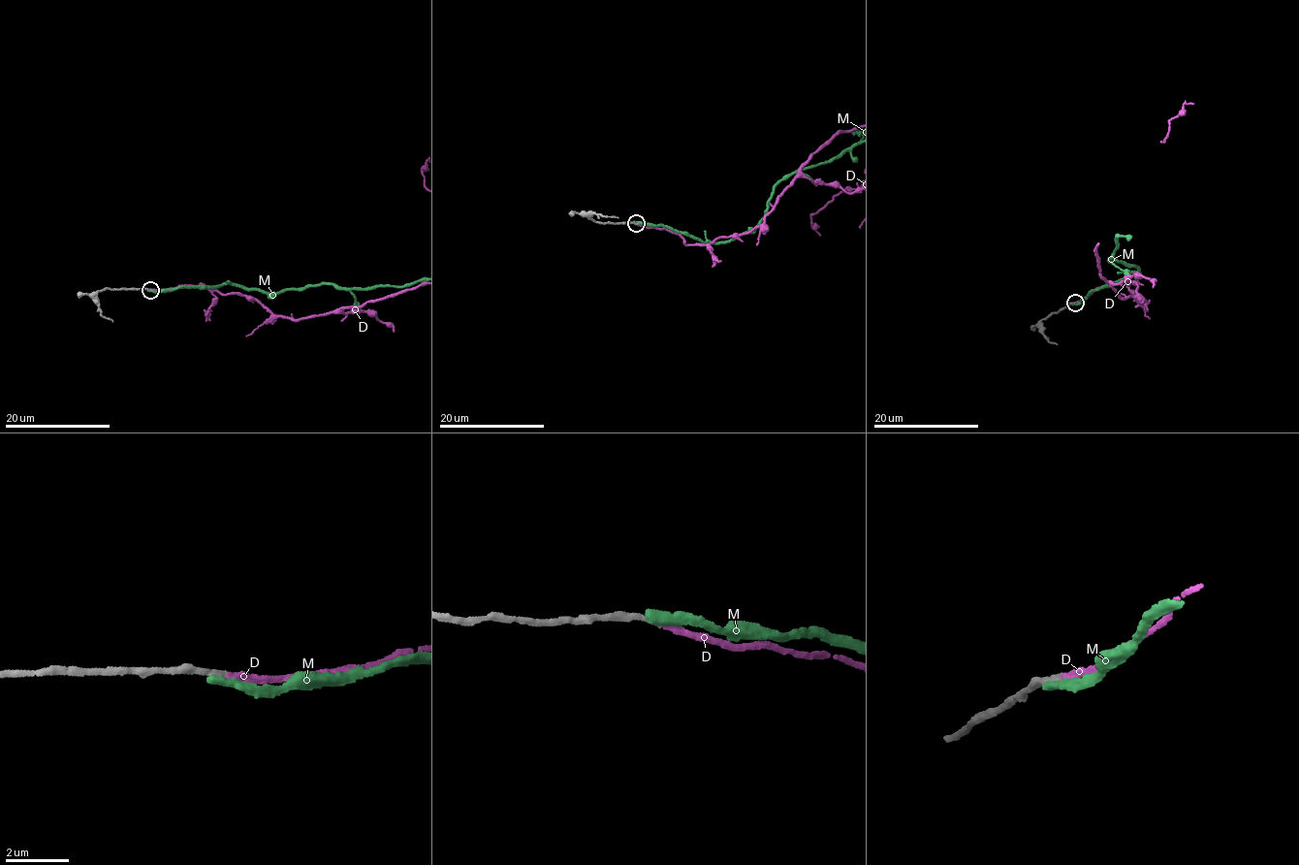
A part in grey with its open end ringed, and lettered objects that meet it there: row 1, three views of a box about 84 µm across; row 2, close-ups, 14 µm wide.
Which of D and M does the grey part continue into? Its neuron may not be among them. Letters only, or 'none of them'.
D

